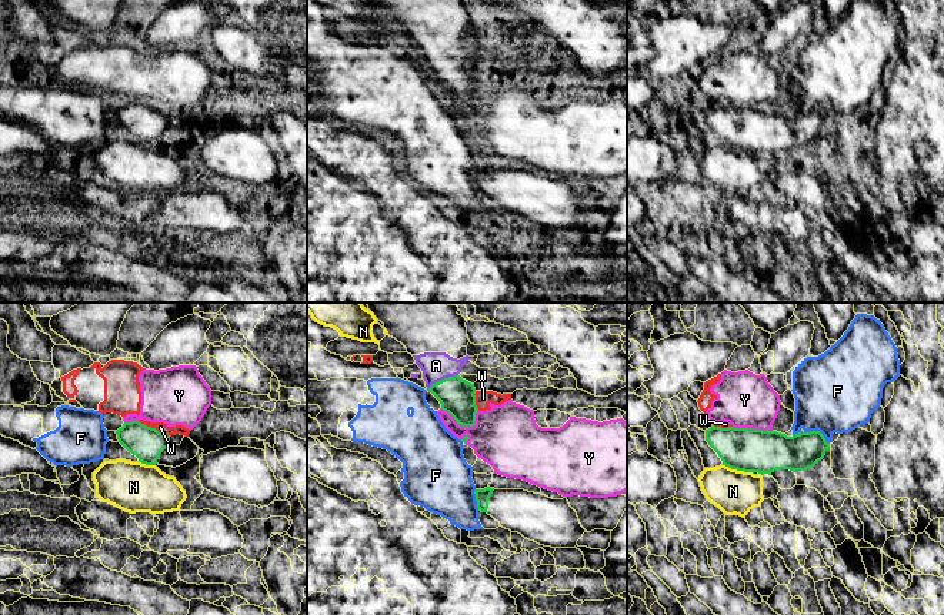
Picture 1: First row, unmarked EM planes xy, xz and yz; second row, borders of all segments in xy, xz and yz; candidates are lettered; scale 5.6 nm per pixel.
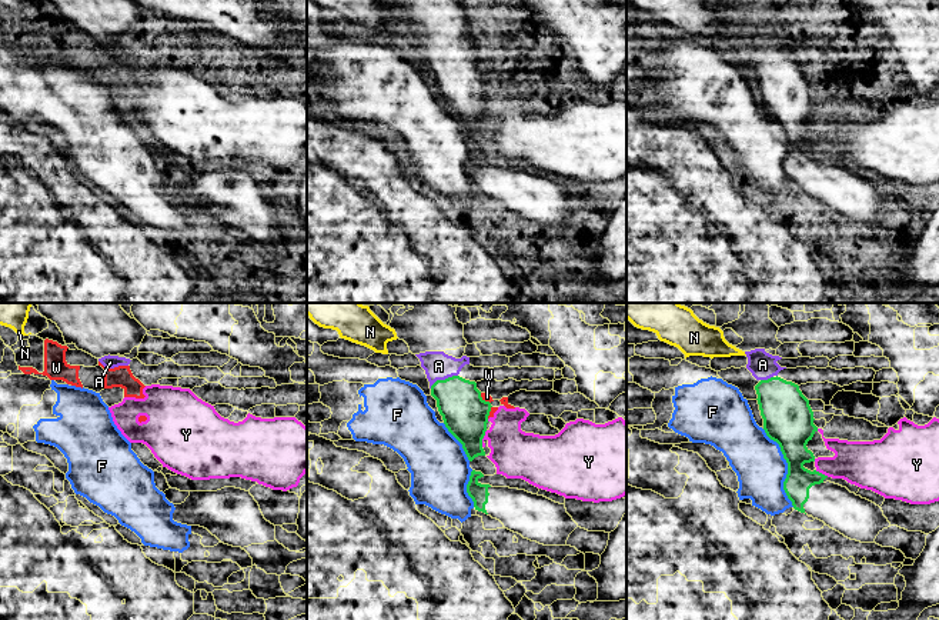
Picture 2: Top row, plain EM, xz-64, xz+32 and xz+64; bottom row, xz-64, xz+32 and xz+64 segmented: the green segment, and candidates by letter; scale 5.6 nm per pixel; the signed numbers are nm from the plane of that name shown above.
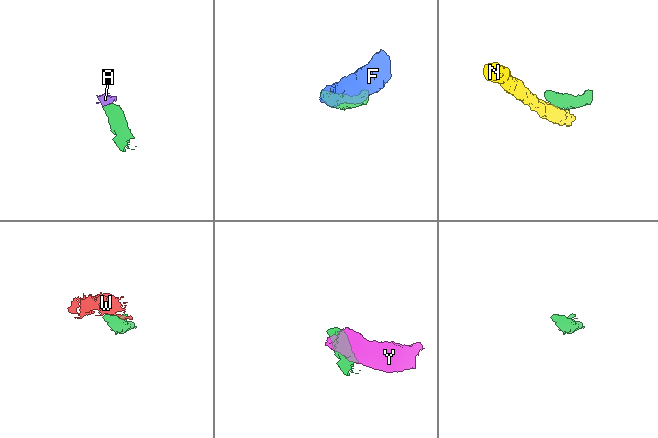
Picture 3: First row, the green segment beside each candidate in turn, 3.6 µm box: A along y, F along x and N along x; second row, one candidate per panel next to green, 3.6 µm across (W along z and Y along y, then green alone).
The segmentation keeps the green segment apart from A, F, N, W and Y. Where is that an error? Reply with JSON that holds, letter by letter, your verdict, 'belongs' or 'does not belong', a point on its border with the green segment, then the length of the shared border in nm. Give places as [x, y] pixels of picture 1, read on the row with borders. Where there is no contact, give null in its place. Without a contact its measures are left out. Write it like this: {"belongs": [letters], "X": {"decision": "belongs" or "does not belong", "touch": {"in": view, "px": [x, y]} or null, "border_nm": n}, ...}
{"belongs": ["A"], "A": {"decision": "belongs", "touch": {"in": "xz", "px": [442, 380]}, "border_nm": 200}, "F": {"decision": "does not belong", "touch": {"in": "yz", "px": [819, 431]}, "border_nm": 160}, "N": {"decision": "does not belong", "touch": {"in": "yz", "px": [739, 470]}, "border_nm": 190}, "W": {"decision": "does not belong", "touch": {"in": "xy", "px": [154, 428]}, "border_nm": 200}, "Y": {"decision": "does not belong", "touch": {"in": "xz", "px": [459, 424]}, "border_nm": 220}}

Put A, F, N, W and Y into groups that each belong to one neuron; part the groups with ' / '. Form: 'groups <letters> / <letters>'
groups A / F / N / W Y

